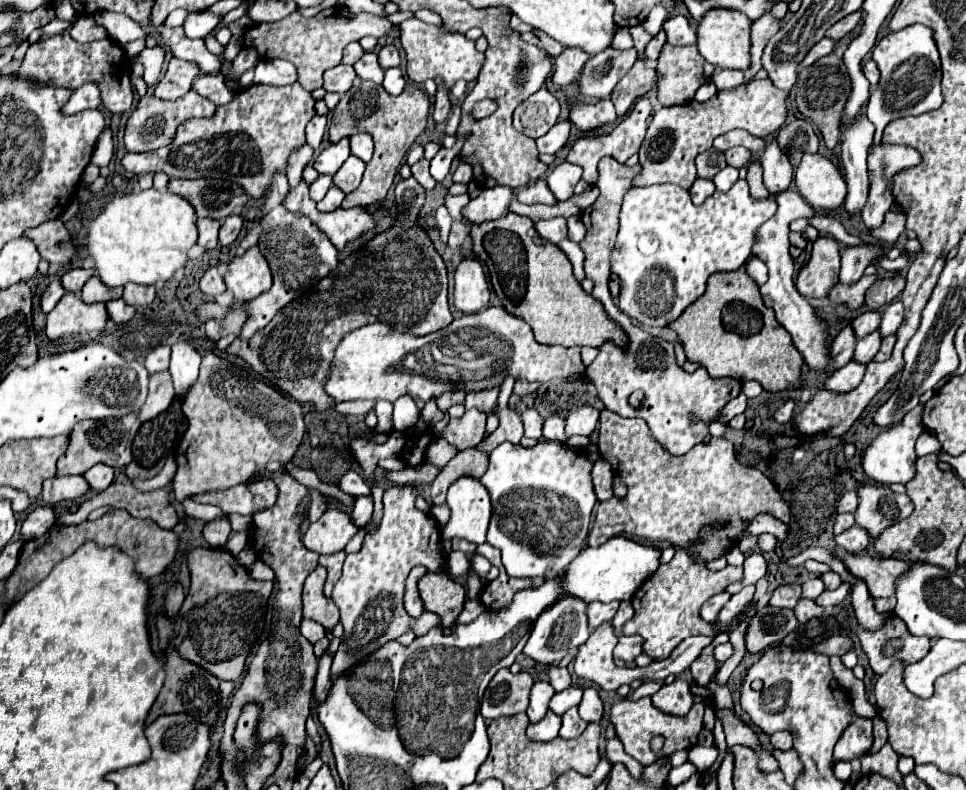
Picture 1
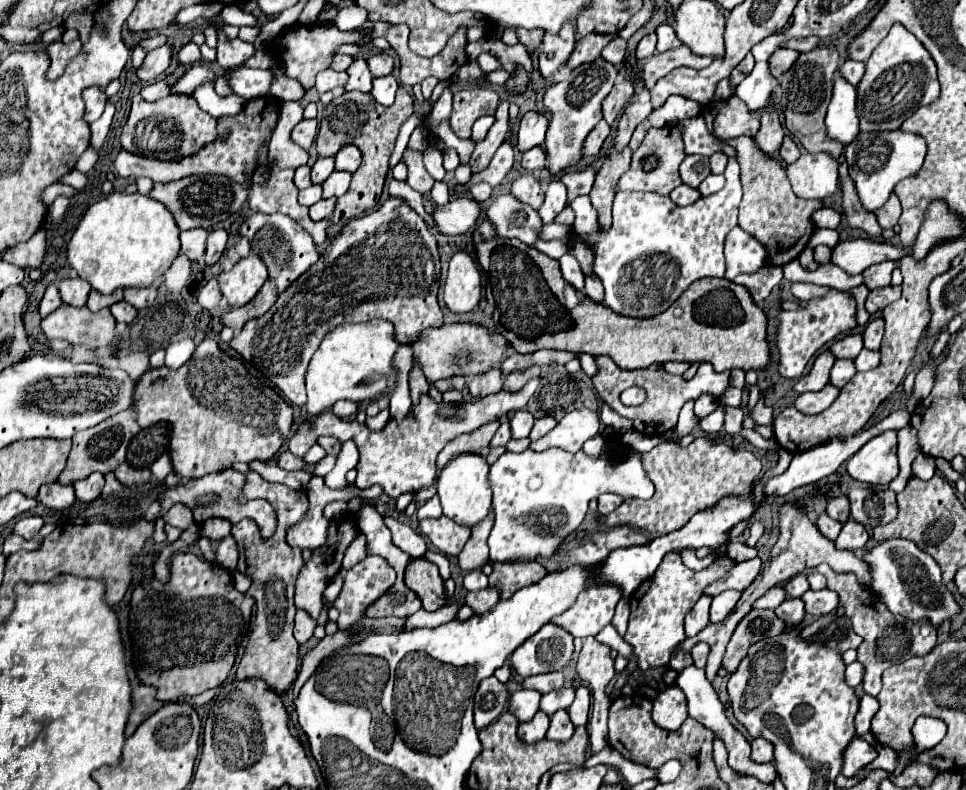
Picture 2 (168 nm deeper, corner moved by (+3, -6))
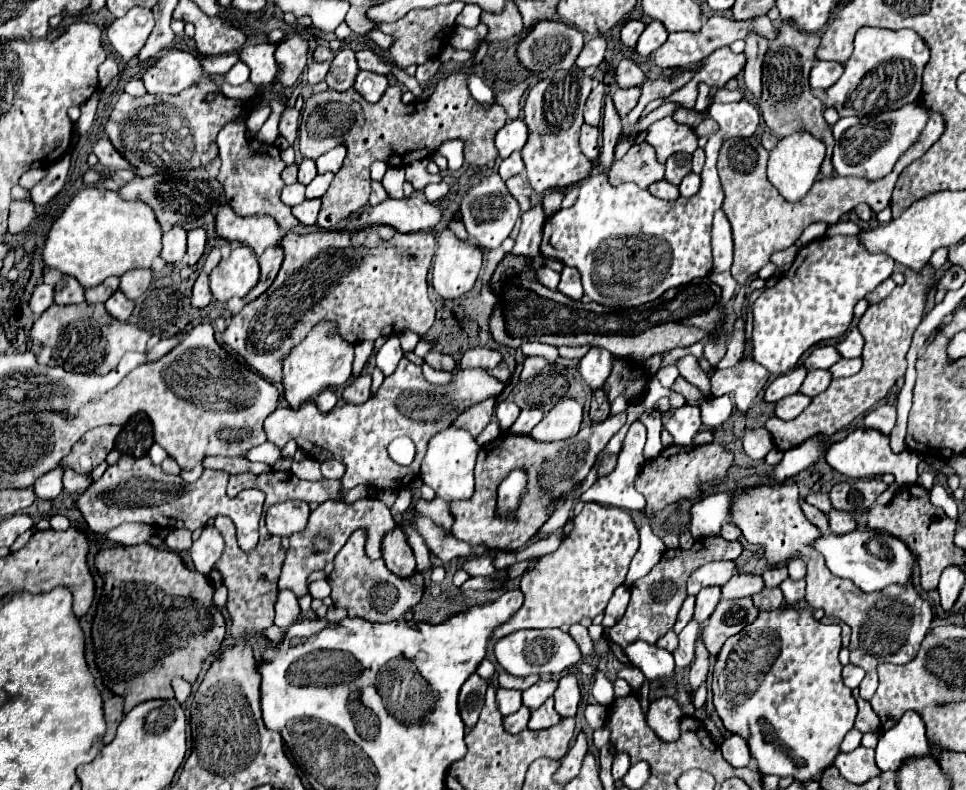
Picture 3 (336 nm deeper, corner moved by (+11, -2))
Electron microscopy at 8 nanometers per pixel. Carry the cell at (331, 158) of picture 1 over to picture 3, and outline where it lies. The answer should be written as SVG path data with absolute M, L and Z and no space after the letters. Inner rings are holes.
M303 160L299 164L299 182L301 184L309 184L313 178L317 176L317 166L315 166L315 160Z

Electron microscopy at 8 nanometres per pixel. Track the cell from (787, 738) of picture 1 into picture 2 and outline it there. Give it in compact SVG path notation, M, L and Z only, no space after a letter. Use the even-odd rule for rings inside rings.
M765 738L751 740L751 760L753 762L773 762L773 744Z

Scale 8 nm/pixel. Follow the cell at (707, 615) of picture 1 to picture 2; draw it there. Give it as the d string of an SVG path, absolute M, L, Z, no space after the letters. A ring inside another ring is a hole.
M703 594L701 600L697 600L697 604L693 606L693 610L687 614L685 618L685 634L697 636L707 624L709 624L709 604L711 604L711 596Z

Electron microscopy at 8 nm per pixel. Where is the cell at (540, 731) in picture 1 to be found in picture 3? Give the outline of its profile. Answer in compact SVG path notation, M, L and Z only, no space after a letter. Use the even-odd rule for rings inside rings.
M521 706L515 714L503 718L503 726L509 734L519 734L523 730L527 730L527 724L529 724L529 718L531 718L531 710L527 706Z

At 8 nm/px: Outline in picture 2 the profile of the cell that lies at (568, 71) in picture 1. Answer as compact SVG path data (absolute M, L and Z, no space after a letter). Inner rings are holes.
M565 22L565 28L557 34L545 32L541 48L539 48L539 70L541 74L551 80L569 58L569 52L573 52L575 46L575 24Z

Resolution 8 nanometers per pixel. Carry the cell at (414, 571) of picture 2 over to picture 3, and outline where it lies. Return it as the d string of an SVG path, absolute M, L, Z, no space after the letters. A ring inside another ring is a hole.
M397 526L393 532L389 532L389 536L385 536L383 540L383 558L387 568L401 578L411 578L413 574L417 574L417 562L415 562L415 554L407 544L407 536L403 534L403 530Z

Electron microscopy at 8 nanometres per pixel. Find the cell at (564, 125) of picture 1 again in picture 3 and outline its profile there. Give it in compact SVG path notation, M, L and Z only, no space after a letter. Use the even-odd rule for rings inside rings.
M513 152L509 158L505 158L499 166L499 176L503 180L511 178L511 176L517 176L517 174L523 174L525 170L525 164L523 164L523 158L521 158L521 152Z

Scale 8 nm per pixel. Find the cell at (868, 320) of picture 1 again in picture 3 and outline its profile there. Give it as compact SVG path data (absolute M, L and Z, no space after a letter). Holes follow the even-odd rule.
M825 344L815 348L807 358L805 358L805 368L807 370L815 370L815 368L831 368L837 360L841 360L841 354L837 352L835 346Z

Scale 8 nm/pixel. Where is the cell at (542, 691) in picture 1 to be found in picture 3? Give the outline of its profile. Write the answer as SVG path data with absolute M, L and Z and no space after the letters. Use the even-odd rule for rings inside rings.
M499 688L497 690L497 704L499 704L499 712L503 716L509 716L513 712L517 712L523 702L521 702L521 692L519 690L505 690L505 688Z

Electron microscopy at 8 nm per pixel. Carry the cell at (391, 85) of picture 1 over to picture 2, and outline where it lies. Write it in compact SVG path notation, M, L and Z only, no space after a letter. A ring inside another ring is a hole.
M381 76L381 78L373 78L373 88L371 88L369 94L381 106L391 106L393 100L395 100L397 88L399 88L399 84L397 84L395 76Z

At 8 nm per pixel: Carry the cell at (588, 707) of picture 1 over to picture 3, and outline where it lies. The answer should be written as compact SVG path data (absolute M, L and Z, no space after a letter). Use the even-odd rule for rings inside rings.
M567 674L559 680L559 688L553 694L555 698L555 710L565 718L565 716L575 716L577 714L577 706L581 700L579 694L579 684L577 678L573 674Z

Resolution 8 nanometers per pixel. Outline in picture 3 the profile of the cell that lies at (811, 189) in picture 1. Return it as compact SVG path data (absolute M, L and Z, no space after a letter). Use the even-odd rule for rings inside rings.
M797 132L793 136L781 138L779 144L769 152L767 178L769 182L773 182L773 186L785 200L797 202L801 200L801 196L809 192L809 188L817 180L823 160L825 160L825 144L821 144L821 140L813 138L809 132Z

